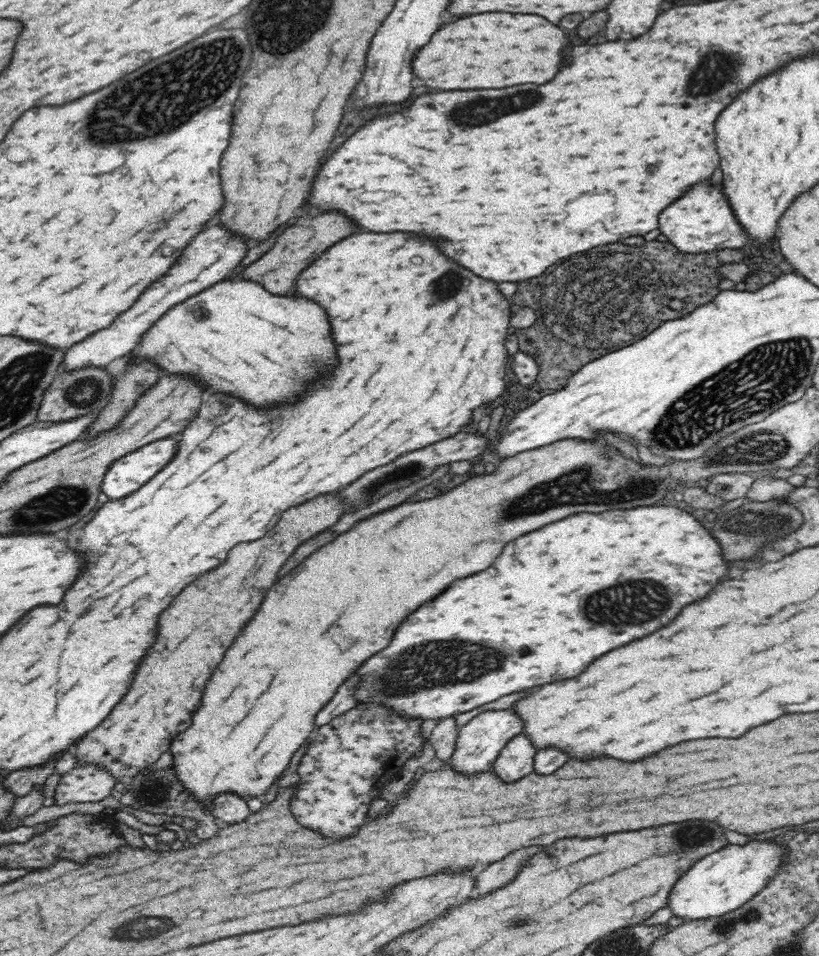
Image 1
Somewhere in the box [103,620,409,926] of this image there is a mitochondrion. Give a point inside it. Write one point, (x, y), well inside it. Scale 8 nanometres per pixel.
(152, 792)

